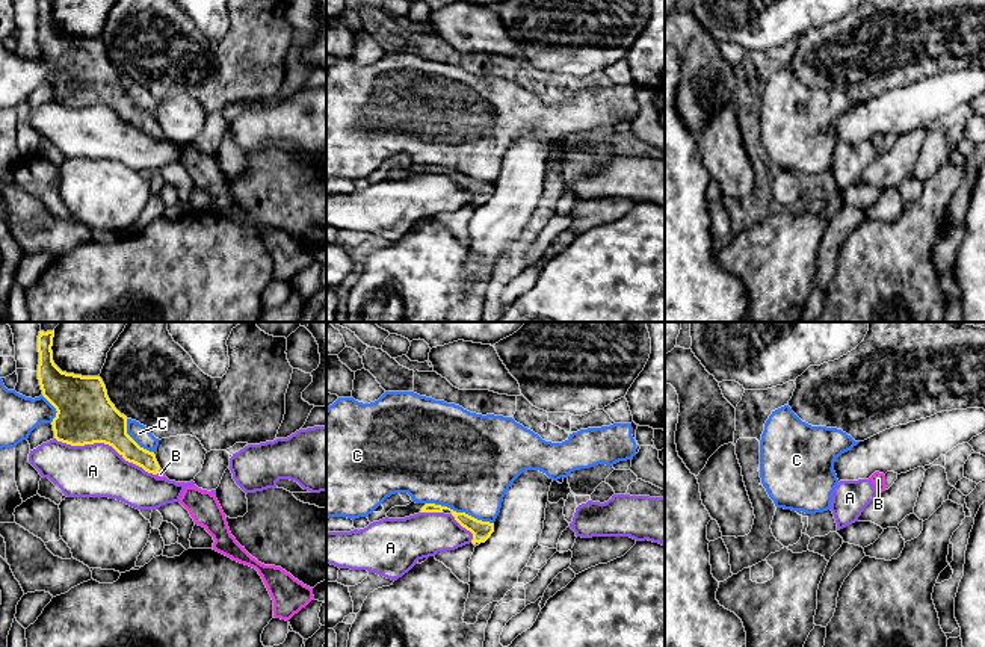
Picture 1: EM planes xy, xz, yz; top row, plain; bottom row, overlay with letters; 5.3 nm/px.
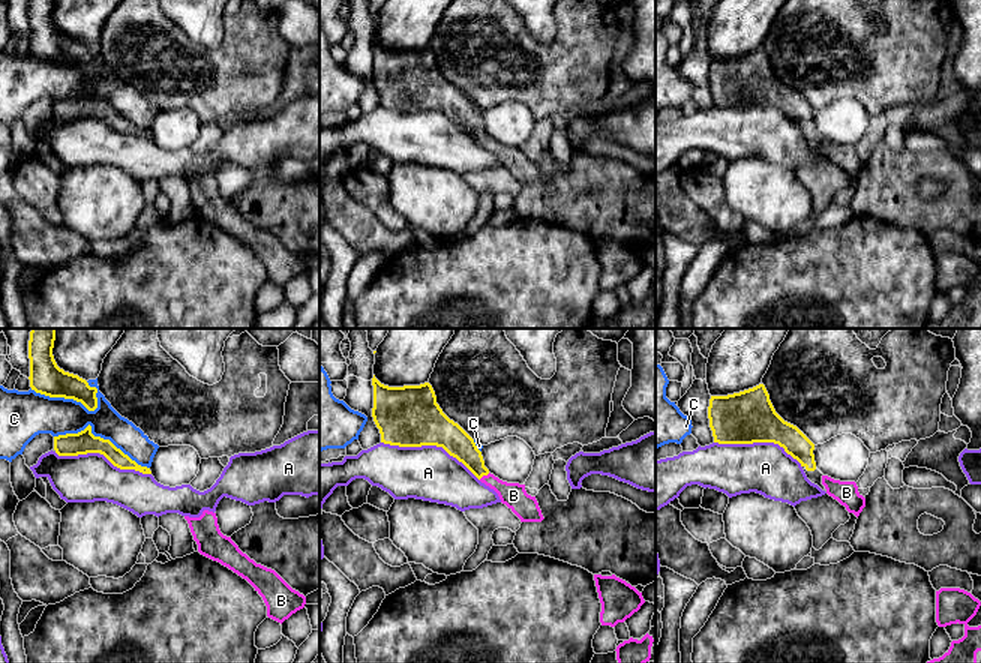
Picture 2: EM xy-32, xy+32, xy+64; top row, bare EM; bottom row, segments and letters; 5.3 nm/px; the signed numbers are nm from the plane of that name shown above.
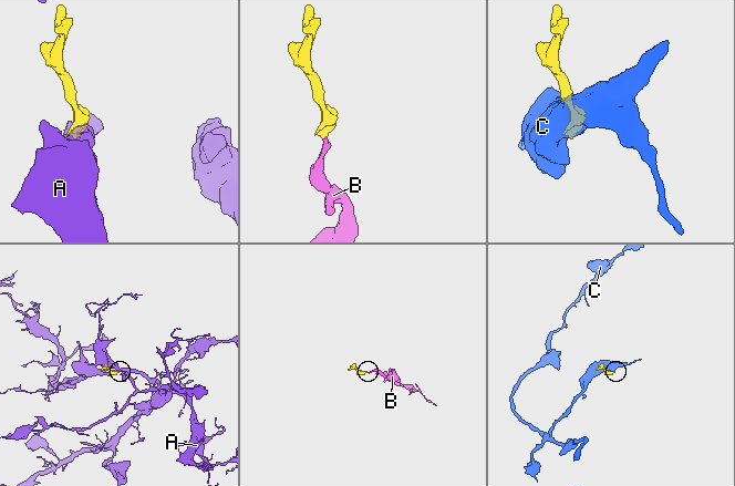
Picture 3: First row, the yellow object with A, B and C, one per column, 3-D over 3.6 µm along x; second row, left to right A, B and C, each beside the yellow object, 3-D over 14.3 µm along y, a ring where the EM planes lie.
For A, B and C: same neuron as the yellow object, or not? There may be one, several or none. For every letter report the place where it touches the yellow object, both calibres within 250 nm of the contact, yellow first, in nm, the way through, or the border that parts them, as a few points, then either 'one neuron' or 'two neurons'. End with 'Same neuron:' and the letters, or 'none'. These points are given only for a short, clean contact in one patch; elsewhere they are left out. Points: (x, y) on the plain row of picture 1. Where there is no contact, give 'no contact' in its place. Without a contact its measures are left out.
A: xy (104, 105) | 300/280 nm | two neurons
B: xy (157, 133) | 110/40 nm | across xy (121, 103), (157, 133), (160, 135) | one neuron
C: xz (460, 174) | 100/480 nm | two neurons
Same neuron: B

